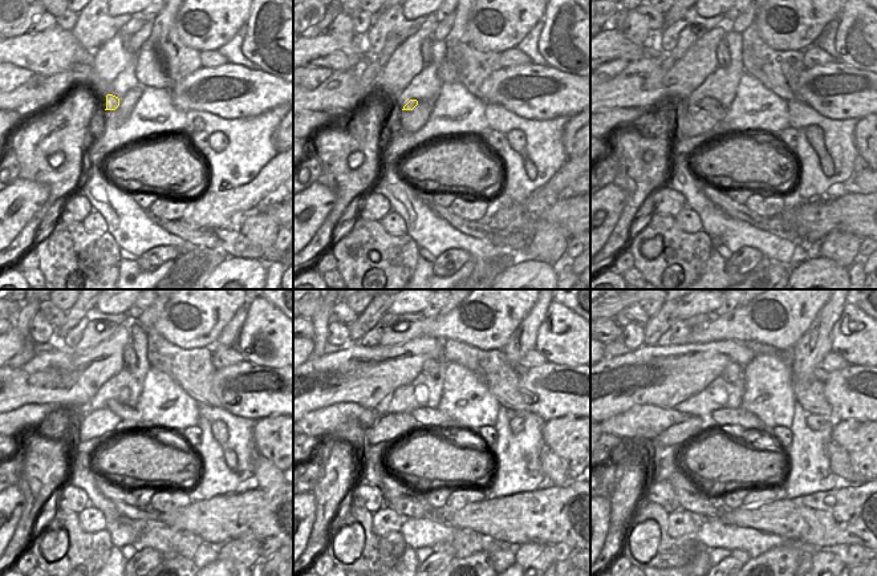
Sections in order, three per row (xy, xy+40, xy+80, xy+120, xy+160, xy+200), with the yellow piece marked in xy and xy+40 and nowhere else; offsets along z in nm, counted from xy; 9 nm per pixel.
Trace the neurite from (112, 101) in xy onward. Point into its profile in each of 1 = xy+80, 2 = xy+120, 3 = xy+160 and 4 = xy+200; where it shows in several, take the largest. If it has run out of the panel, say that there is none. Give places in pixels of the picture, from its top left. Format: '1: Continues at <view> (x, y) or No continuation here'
1: Continues at xy+80 (710, 105)
2: Continues at xy+120 (126, 413)
3: Continues at xy+160 (425, 417)
4: Continues at xy+200 (739, 418)

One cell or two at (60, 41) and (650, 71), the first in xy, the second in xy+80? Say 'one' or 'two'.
two

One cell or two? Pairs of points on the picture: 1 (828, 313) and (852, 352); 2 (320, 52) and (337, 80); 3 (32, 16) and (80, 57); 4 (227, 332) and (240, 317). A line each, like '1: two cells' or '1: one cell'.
1: two cells
2: two cells
3: two cells
4: one cell

